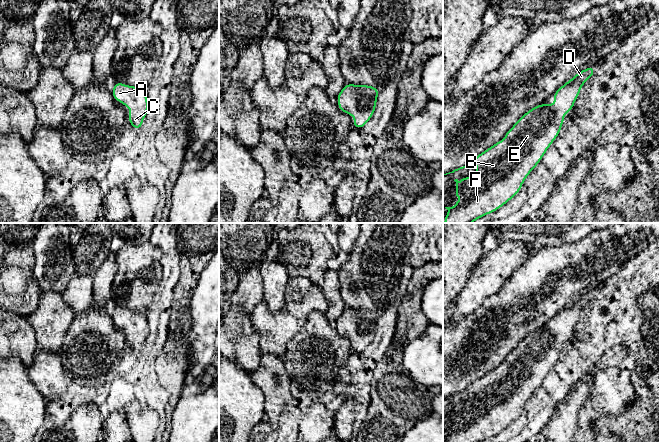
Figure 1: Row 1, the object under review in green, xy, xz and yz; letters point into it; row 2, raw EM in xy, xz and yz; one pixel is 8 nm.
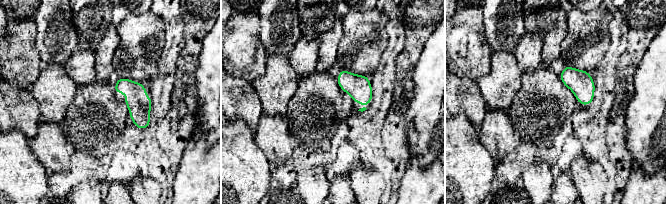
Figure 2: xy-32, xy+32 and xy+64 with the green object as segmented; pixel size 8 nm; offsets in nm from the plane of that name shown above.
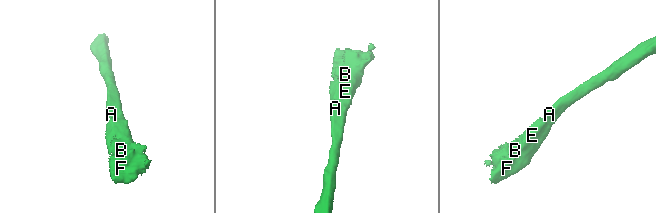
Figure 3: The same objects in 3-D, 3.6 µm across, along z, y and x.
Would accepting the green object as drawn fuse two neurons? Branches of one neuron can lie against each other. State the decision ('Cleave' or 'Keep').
Keep

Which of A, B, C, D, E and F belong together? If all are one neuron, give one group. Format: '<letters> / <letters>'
A B C D E F

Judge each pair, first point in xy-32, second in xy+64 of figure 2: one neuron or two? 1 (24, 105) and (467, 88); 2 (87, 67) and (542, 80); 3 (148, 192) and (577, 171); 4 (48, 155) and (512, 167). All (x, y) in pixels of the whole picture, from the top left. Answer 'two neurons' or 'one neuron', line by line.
1: one neuron
2: two neurons
3: one neuron
4: two neurons

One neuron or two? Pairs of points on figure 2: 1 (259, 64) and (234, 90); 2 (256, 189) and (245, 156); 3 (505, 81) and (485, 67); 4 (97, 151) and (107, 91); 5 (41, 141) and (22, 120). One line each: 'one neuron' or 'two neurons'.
1: two neurons
2: one neuron
3: two neurons
4: one neuron
5: two neurons

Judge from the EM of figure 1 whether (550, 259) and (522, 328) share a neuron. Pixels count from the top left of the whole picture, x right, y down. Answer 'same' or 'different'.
same

